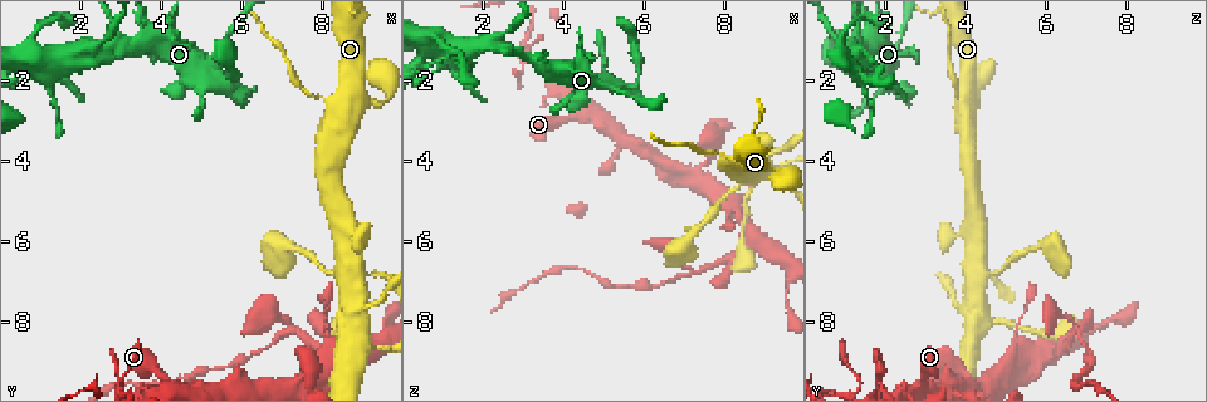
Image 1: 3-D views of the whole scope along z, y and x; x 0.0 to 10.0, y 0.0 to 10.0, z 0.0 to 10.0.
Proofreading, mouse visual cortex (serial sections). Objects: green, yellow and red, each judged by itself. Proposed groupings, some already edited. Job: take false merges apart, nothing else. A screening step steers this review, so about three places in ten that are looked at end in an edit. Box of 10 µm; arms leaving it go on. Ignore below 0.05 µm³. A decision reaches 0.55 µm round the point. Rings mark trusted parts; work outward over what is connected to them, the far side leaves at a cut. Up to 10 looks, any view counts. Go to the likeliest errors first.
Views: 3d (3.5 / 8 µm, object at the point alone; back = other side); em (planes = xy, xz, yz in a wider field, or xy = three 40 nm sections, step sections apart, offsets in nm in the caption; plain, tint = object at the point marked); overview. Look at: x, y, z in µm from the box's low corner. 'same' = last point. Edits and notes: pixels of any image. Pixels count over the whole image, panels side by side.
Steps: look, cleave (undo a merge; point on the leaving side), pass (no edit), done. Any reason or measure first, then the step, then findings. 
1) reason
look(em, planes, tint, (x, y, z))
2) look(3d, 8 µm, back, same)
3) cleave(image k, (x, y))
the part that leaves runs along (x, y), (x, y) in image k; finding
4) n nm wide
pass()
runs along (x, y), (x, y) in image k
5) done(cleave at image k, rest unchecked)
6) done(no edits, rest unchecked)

calibre changes
look(3d, 3.5 µm, (7.85, 2.50, 3.80))

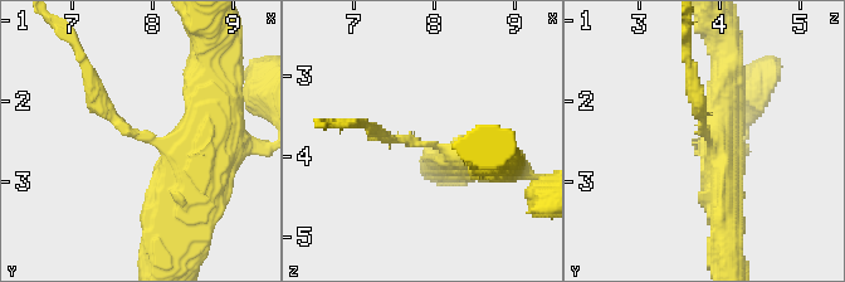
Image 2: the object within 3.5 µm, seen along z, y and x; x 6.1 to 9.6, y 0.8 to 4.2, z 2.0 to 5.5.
look(em, xy, step 2, tint, (7.85, 2.45, 3.85))

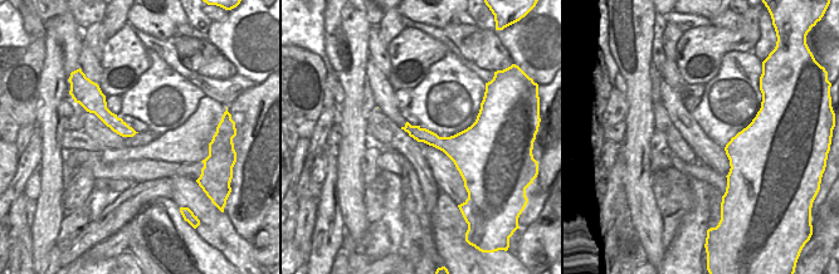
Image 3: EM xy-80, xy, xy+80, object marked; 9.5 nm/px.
140 nm wide
pass()
runs along (206, 122), (203, 146), (140, 139), (89, 81) in image 2; continuous, no second cell

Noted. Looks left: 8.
calibre changes
look(3d, 3.5 µm, (2.25, 1.15, 1.15))

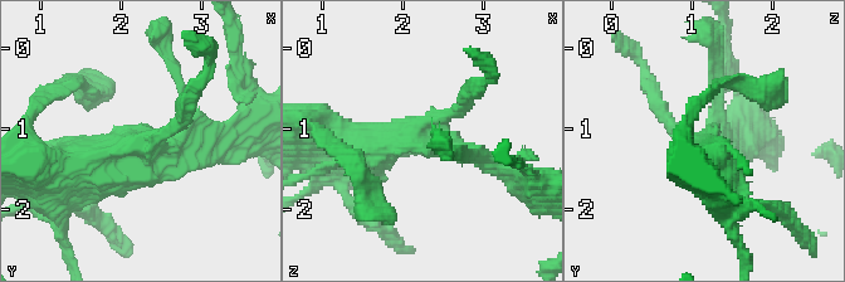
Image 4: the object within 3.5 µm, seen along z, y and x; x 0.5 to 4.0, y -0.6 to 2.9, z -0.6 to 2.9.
look(em, planes, tint, (2.25, 1.25, 1.10))

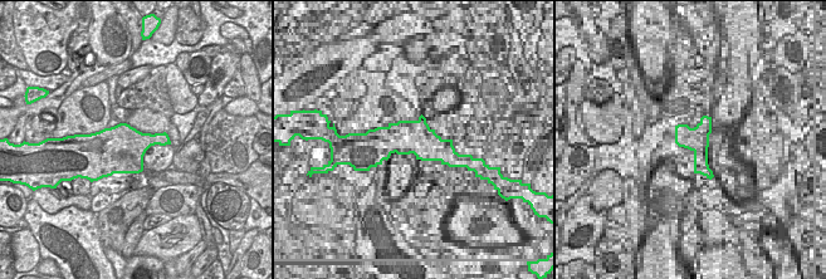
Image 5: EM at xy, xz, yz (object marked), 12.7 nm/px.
pass()
continuous, no second cell

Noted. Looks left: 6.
branch point
look(3d, 3.5 µm, (5.45, 2.10, 2.10))

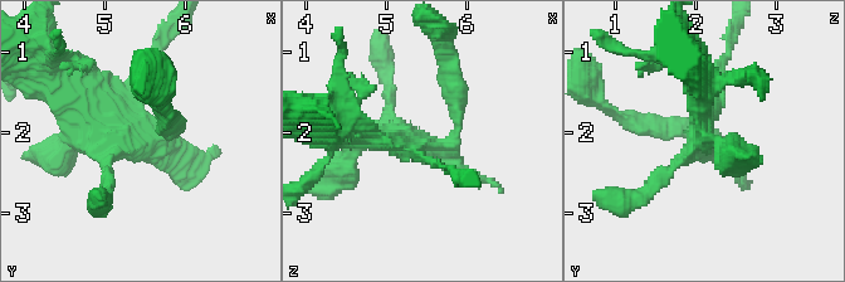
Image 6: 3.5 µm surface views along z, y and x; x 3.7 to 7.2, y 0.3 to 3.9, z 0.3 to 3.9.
need the tissue
look(em, planes, tint, (5.50, 2.15, 2.15))

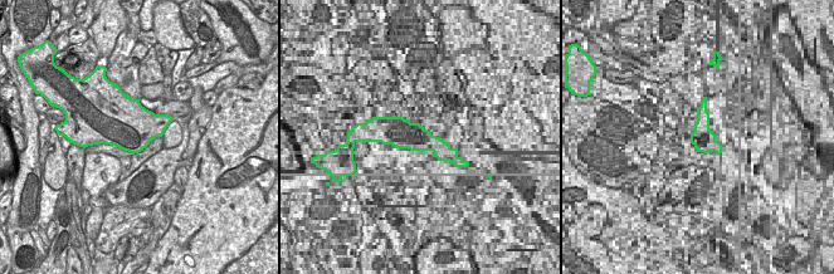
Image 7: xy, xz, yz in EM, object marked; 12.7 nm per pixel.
pass()
one cell here

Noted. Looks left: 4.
abrupt turn
look(3d, 3.5 µm, (8.85, 7.90, 4.40))

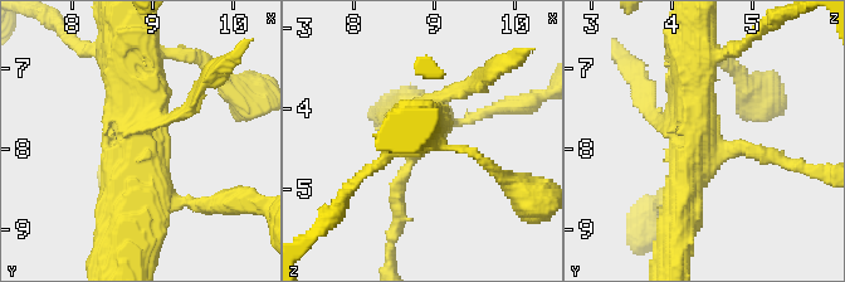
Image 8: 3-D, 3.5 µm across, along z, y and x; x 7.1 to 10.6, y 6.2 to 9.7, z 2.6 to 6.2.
now the EM
look(em, xy, step 2, tint, (8.85, 7.95, 4.35))

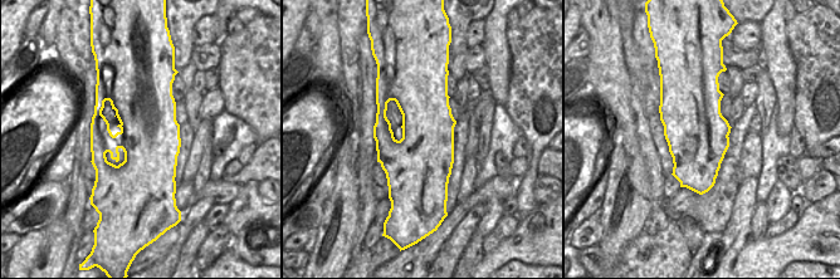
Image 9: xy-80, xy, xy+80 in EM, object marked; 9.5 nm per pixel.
pass()
runs along (693, 59), (699, 144), (679, 222) in image 8; all the same cell

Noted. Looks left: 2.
done(no edits, rest unchecked)

